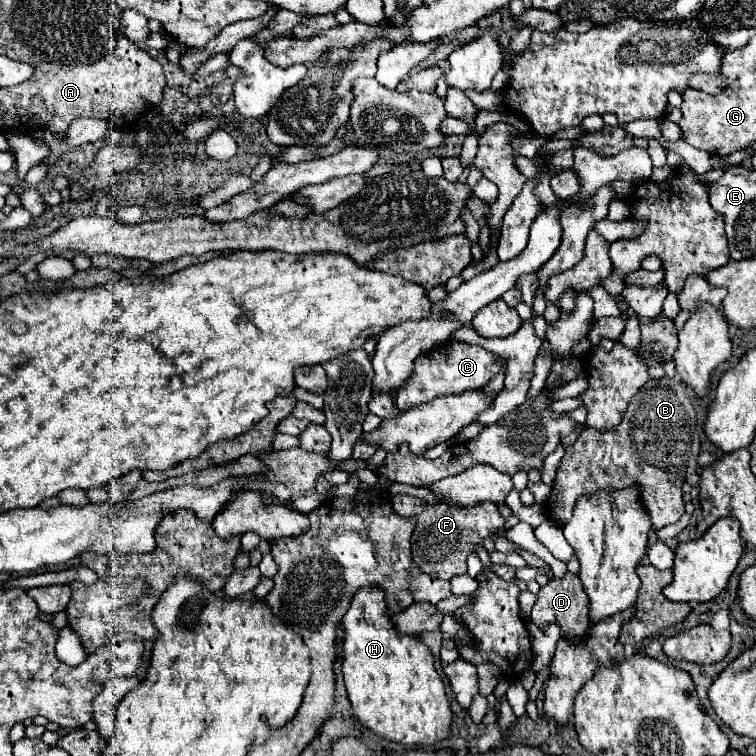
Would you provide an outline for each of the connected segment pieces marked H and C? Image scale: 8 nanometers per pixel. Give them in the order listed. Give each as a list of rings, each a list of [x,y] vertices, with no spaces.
[[[359,589],[343,617],[343,629],[343,677],[355,719],[375,735],[405,747],[425,747],[447,739],[453,713],[445,683],[435,671],[429,649],[417,637],[397,635],[387,617],[383,591]]]
[[[443,345],[441,349],[435,349],[427,355],[421,355],[419,361],[415,361],[415,373],[411,375],[411,381],[407,385],[403,385],[403,389],[399,389],[397,393],[397,407],[401,411],[407,411],[419,403],[431,401],[435,397],[441,395],[453,395],[453,393],[463,393],[467,389],[481,389],[485,387],[501,369],[499,361],[503,361],[501,357],[485,351],[479,345]]]

